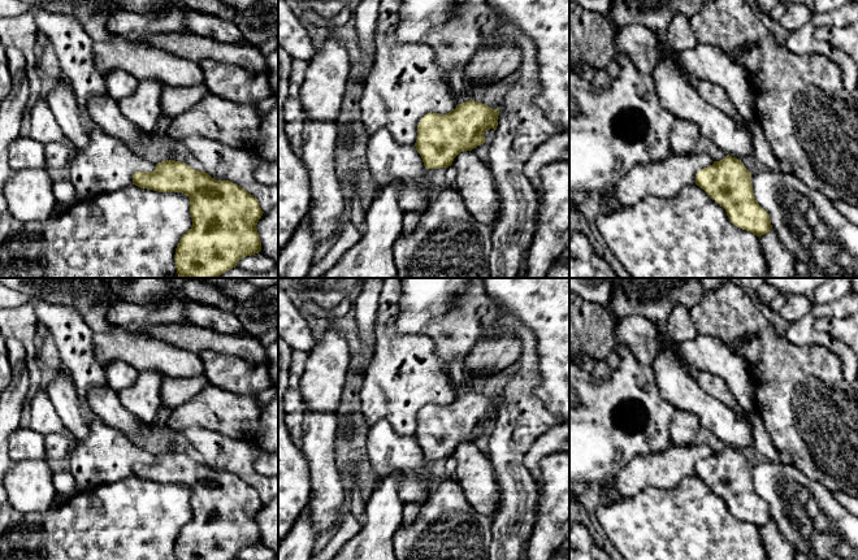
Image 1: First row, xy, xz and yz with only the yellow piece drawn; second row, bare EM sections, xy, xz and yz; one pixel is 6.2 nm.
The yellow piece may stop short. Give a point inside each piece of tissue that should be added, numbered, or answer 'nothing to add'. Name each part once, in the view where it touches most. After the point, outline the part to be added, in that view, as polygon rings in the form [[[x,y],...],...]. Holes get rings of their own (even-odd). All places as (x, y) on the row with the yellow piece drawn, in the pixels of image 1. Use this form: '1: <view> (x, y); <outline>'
nothing to add

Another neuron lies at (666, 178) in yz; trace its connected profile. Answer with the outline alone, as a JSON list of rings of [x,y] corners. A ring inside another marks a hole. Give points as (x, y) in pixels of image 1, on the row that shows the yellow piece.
[[[670,152],[666,160],[651,164],[638,164],[615,186],[619,205],[633,205],[646,196],[672,197],[689,185],[696,185],[696,174],[714,164],[706,153],[690,152],[677,155]]]

